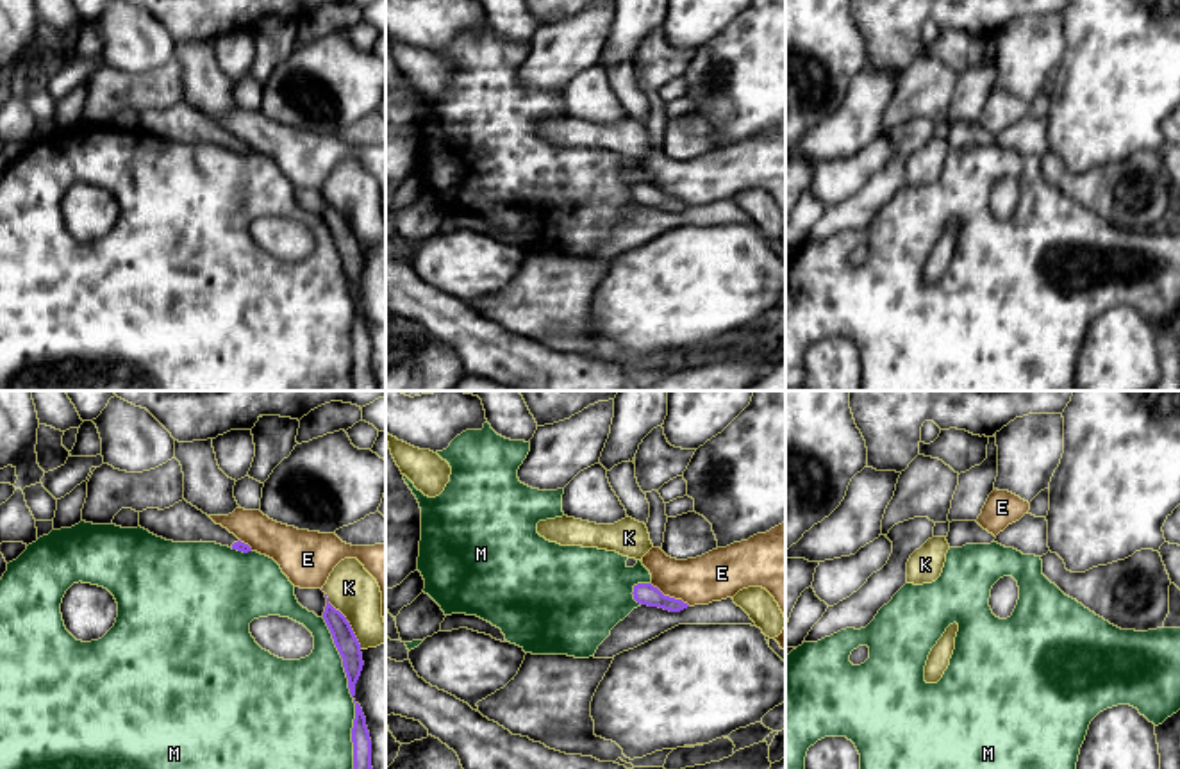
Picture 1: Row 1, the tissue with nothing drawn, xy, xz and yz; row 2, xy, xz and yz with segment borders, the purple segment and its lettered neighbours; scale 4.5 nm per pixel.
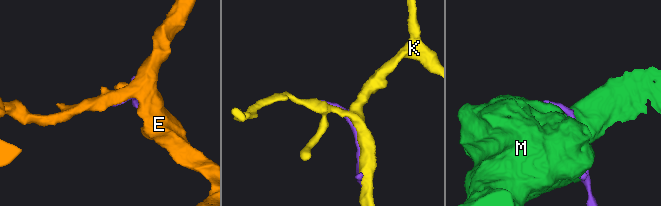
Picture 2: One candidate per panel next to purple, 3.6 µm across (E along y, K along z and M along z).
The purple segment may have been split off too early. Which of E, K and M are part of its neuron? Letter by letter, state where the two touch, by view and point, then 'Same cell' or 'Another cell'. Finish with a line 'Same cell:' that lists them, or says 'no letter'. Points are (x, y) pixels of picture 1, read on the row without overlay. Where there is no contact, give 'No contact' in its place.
E: Touches purple at xz (668, 197). Another cell
K: Touches purple at xy (347, 222). Another cell
M: Touches purple at xy (354, 302). Another cell
Same cell: no letter

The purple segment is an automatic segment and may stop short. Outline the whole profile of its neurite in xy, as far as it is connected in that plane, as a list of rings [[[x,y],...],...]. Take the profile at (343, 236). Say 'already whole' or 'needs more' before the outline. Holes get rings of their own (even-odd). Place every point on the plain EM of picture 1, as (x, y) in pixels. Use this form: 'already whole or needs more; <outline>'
already whole; [[[327,198],[327,207],[323,212],[323,219],[332,234],[334,244],[343,259],[343,268],[348,278],[348,289],[352,298],[355,296],[355,284],[362,271],[362,253],[361,244],[346,221],[346,218],[336,211]]]

